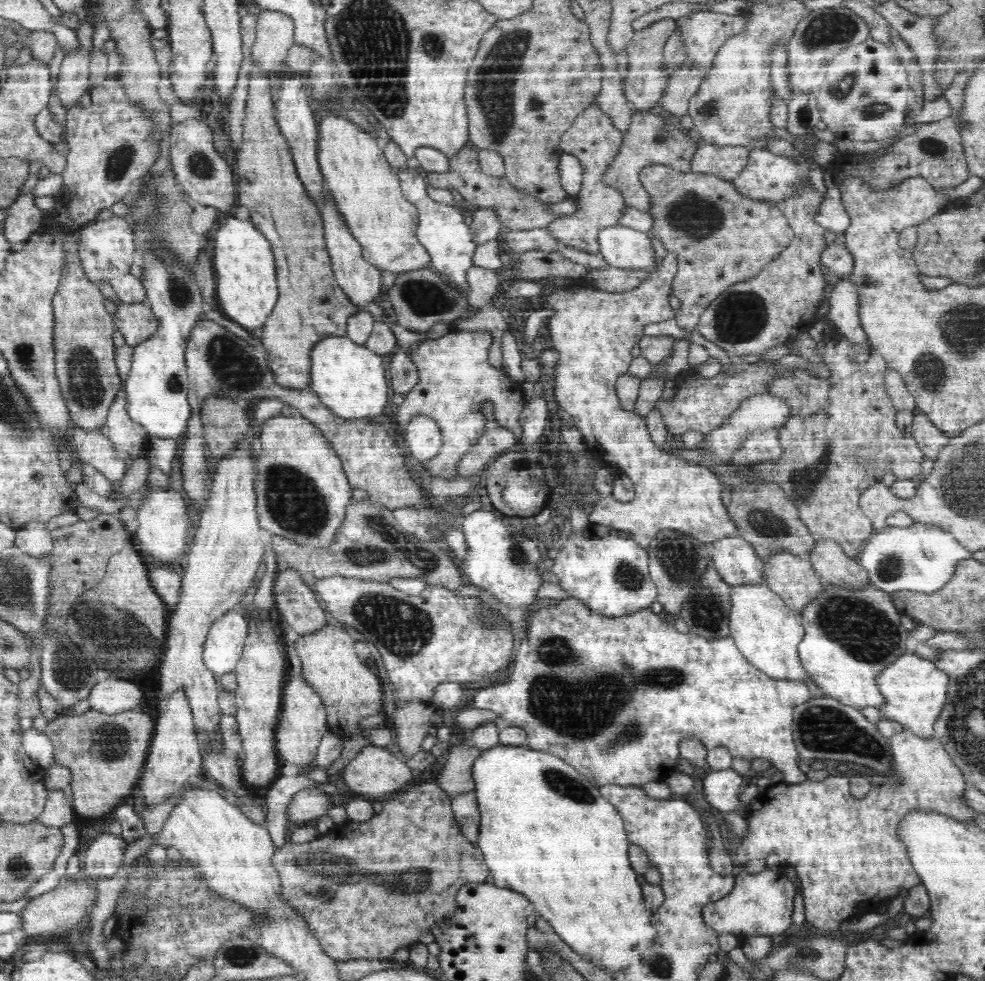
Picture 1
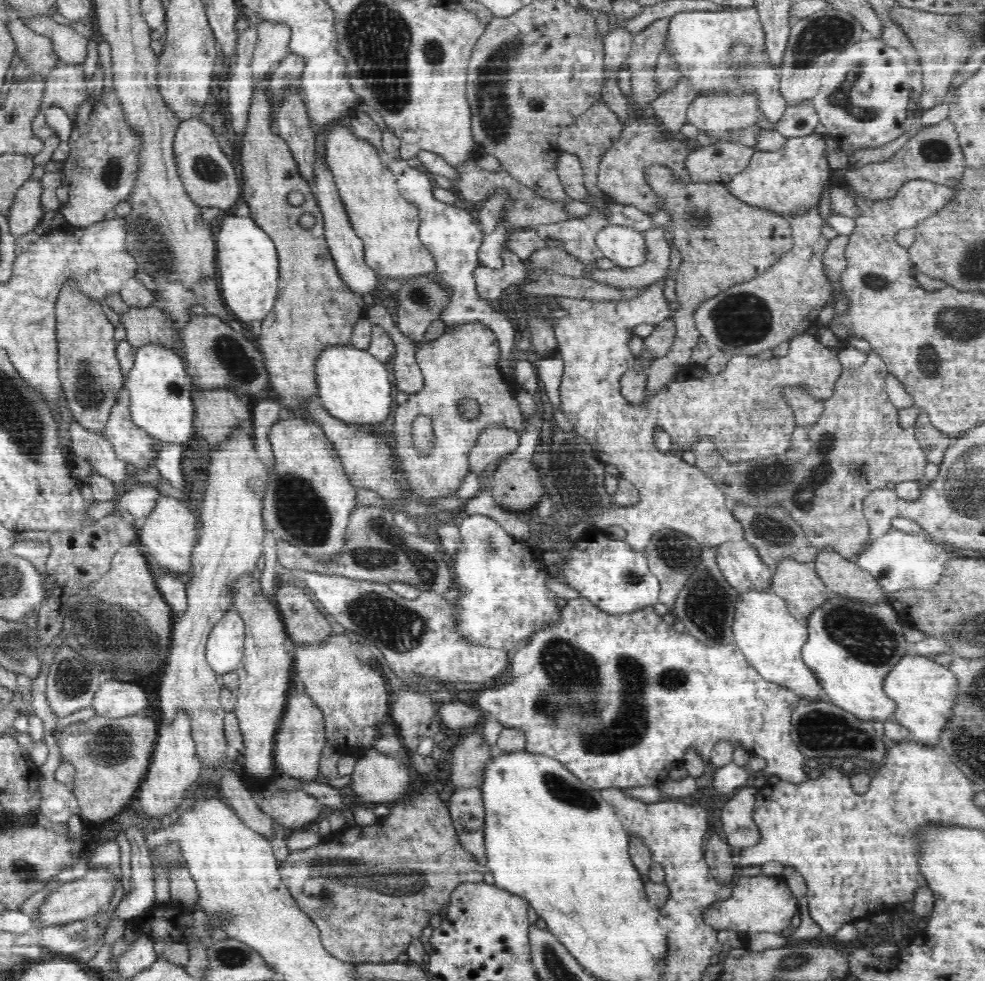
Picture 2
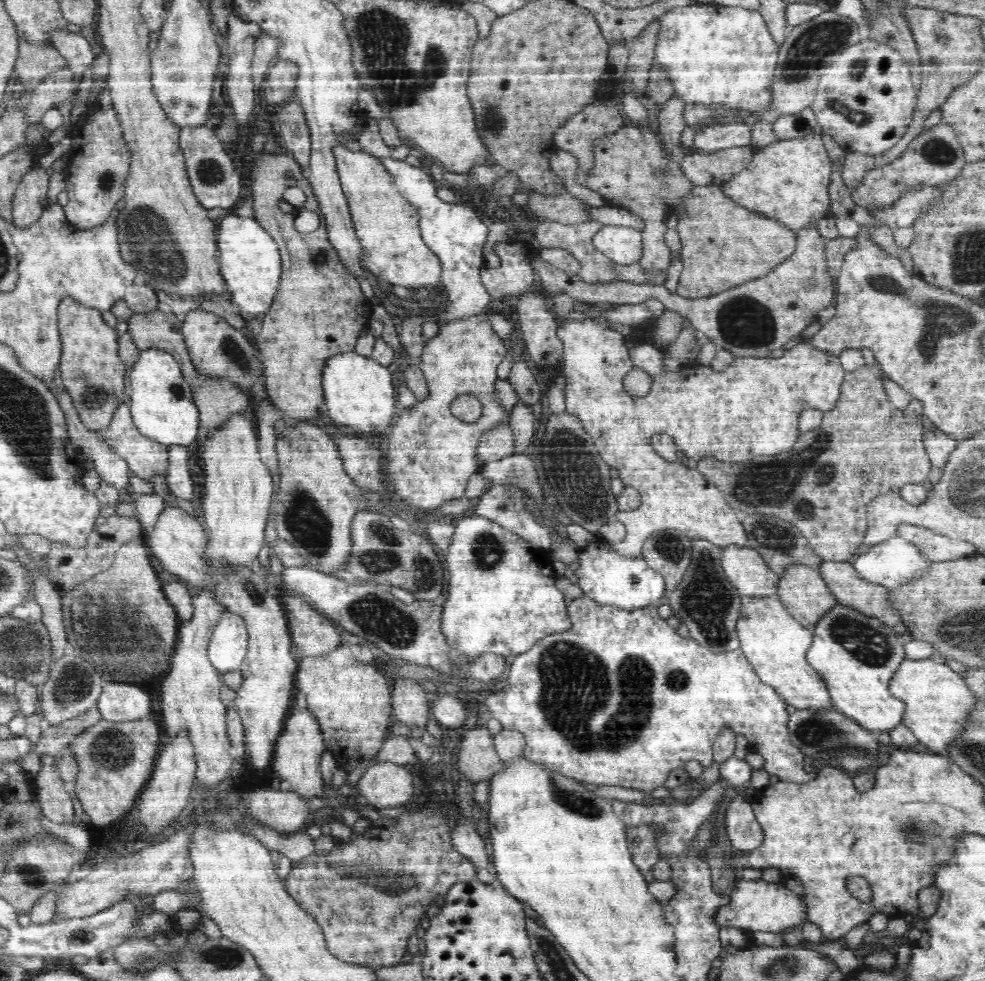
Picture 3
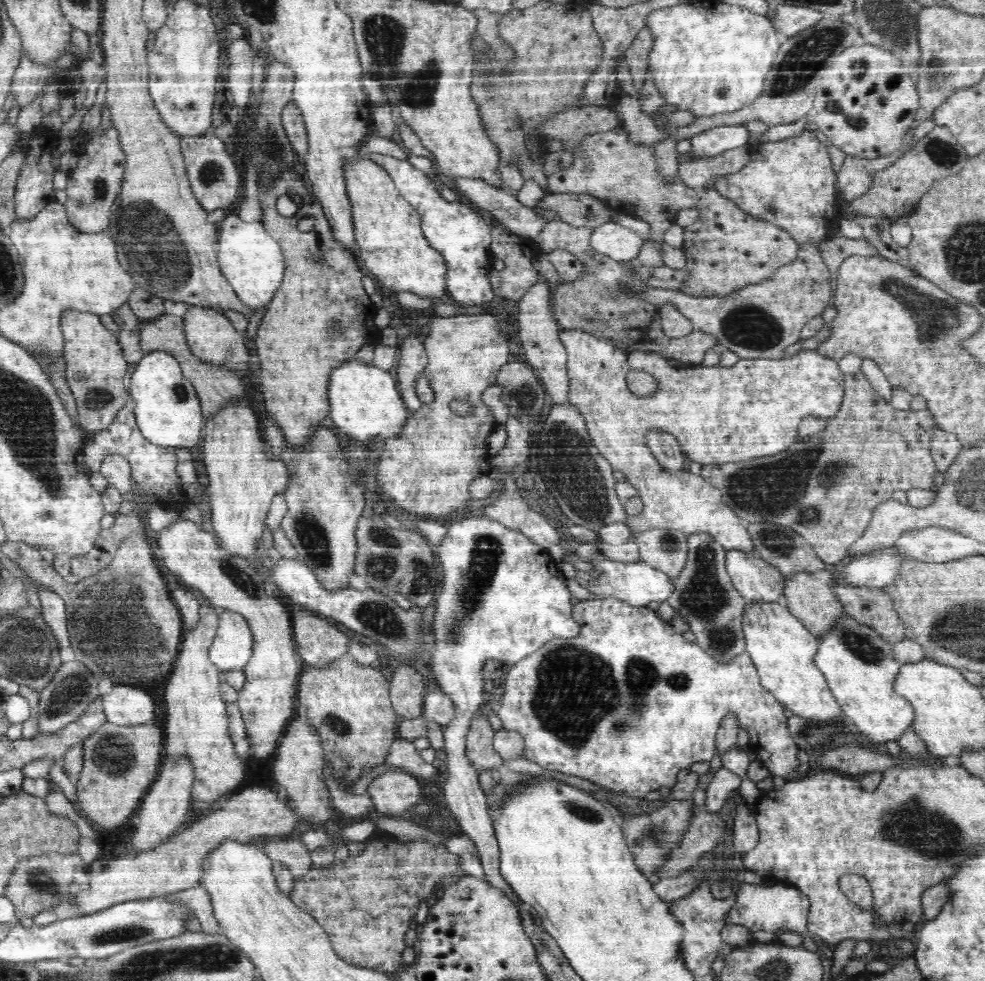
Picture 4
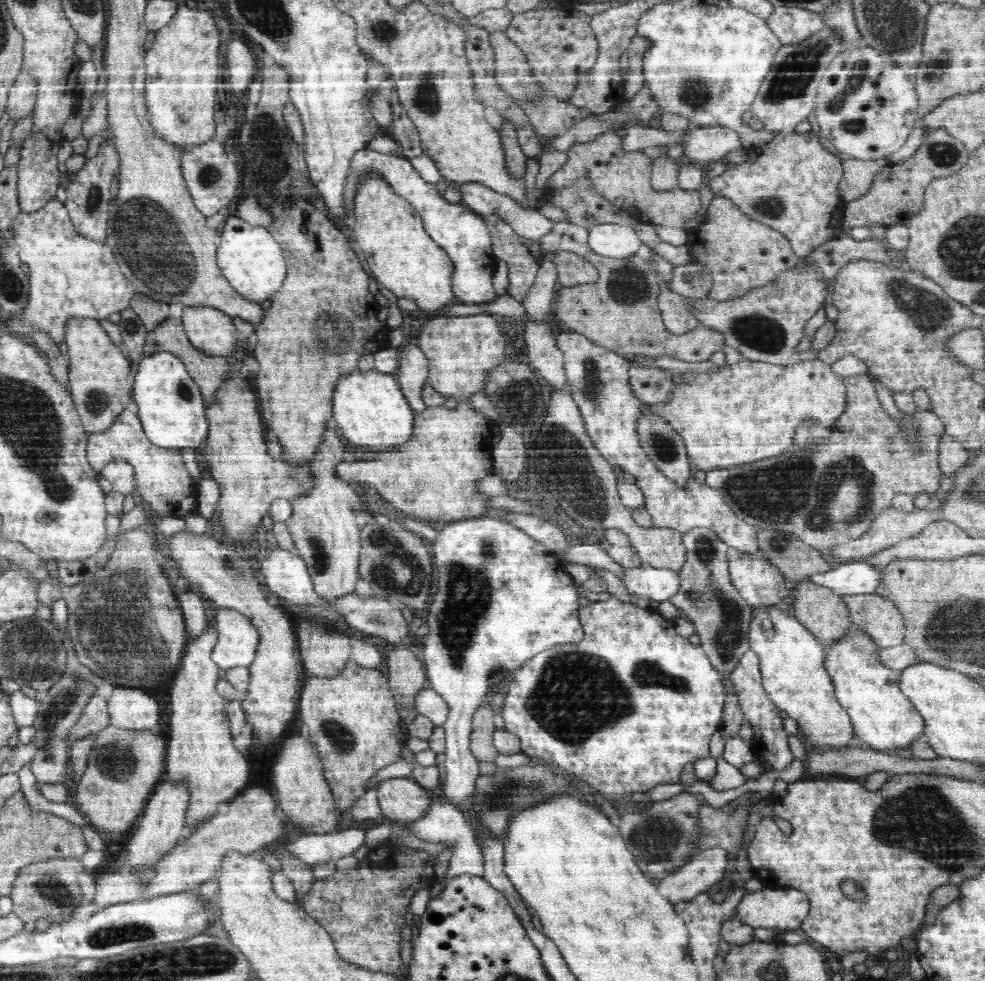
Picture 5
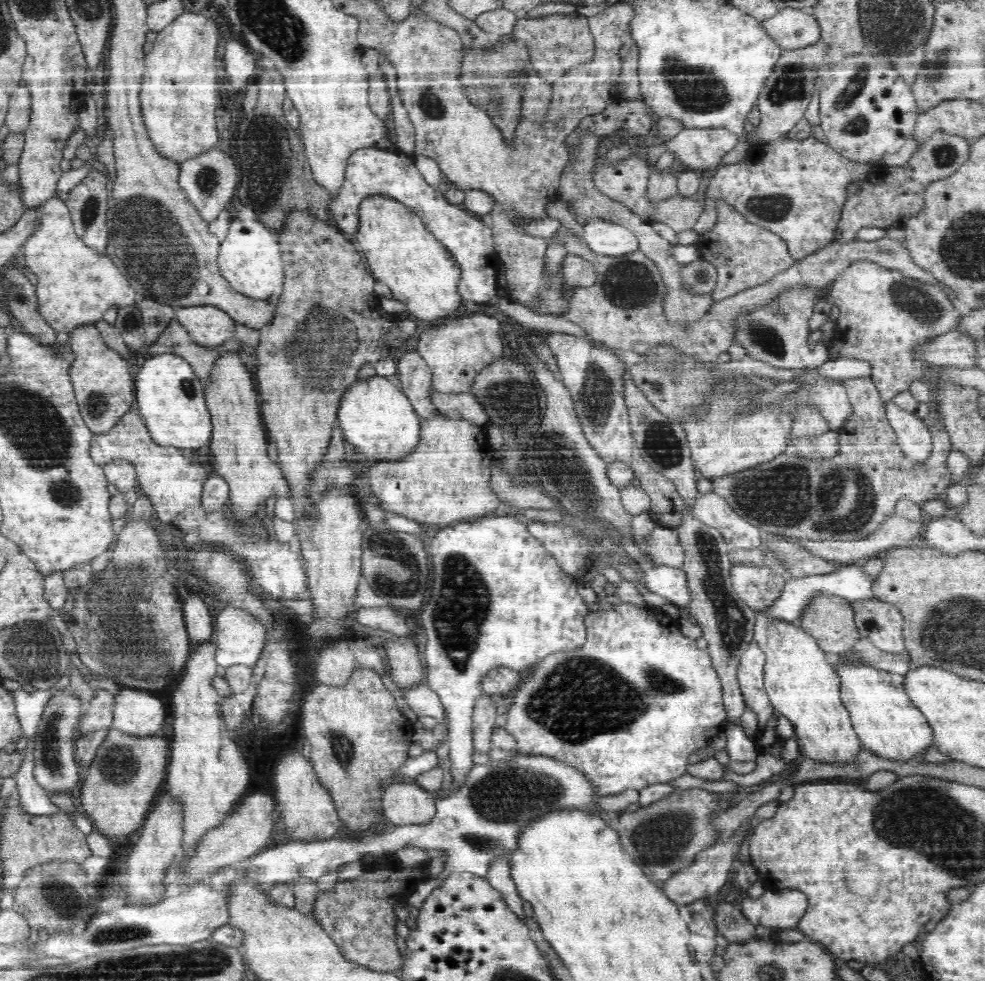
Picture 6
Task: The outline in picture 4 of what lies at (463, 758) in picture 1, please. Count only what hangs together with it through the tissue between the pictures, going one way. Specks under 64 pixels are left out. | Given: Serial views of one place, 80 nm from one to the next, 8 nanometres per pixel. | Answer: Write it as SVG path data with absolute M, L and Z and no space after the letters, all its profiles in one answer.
M485 709L473 716L469 732L466 735L465 751L478 774L484 770L505 771L505 761L493 747L495 732L490 727Z

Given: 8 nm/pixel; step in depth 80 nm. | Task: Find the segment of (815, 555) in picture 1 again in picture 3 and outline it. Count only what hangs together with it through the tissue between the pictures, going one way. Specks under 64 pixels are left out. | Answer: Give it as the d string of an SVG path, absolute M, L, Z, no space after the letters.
M823 560L818 567L821 577L834 593L838 603L850 607L851 610L856 610L859 614L864 614L867 618L878 618L880 622L883 622L883 625L886 625L886 628L894 629L894 633L902 635L906 630L899 612L893 606L889 589L885 586L876 585L858 577L858 571L847 561Z

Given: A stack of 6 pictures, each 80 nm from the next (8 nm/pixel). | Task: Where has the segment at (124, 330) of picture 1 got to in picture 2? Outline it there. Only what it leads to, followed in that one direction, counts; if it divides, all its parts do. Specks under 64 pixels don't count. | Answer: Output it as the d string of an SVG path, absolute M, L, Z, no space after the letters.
M103 304L102 311L114 326L121 324L126 329L127 341L132 346L140 348L146 344L166 345L166 348L174 349L174 353L180 356L182 364L187 367L184 344L174 327L172 315L151 306L129 308L120 314Z

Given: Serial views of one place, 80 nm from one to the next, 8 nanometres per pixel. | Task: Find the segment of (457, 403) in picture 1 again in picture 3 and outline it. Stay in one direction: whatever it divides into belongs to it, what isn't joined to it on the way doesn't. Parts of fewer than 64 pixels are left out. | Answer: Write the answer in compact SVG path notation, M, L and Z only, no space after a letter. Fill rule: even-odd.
M485 315L468 316L468 318L451 319L450 322L439 322L440 328L437 336L427 340L419 362L427 385L428 394L425 399L418 401L414 406L405 408L396 418L392 431L389 433L390 450L388 450L388 462L386 462L386 470L390 484L394 486L396 494L404 500L408 500L412 507L422 510L434 510L440 508L440 504L444 504L446 500L462 499L468 479L472 474L480 473L480 468L476 462L476 451L478 443L483 432L496 428L500 424L510 424L511 414L506 411L506 407L500 403L498 395L496 395L496 370L498 364L502 362L508 347L496 331L490 326L488 318ZM460 394L474 394L482 406L484 412L480 416L480 420L476 420L474 424L462 422L458 418L454 418L451 412L452 402L460 396Z

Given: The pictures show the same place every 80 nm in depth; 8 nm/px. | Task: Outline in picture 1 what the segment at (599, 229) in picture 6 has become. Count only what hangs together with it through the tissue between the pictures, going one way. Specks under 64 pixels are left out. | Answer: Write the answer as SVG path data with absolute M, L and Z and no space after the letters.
M616 225L602 229L598 234L599 254L608 267L624 270L650 270L654 266L654 247L648 232Z

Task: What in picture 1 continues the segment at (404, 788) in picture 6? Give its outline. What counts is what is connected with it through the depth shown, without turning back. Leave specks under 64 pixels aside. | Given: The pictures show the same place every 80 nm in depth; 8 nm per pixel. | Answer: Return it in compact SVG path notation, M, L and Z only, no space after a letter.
M368 744L363 747L346 766L342 772L342 780L346 782L351 794L359 794L368 800L384 800L394 796L397 790L402 786L406 786L406 782L412 778L412 769L410 769L403 761L394 757L386 748L382 748Z

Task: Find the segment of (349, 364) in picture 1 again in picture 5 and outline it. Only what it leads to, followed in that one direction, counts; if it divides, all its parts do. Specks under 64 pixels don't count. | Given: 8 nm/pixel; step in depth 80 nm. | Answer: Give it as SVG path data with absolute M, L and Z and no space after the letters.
M375 368L369 371L354 369L348 376L342 376L333 390L334 420L338 423L338 431L352 444L368 446L370 452L386 452L390 449L400 449L406 441L413 437L415 411L409 405L397 377L394 374L378 372Z

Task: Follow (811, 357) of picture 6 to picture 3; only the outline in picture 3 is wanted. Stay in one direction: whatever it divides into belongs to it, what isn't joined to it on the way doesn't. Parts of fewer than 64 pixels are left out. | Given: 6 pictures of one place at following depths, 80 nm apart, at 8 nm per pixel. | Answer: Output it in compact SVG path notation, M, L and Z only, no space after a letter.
M814 225L809 229L800 229L796 238L794 254L775 266L766 277L704 298L682 298L667 284L587 284L577 275L571 276L544 262L539 253L533 253L528 259L537 274L535 288L541 289L544 294L567 294L587 304L631 305L648 300L660 301L665 310L688 317L690 324L709 337L709 342L717 345L720 350L727 350L735 357L762 358L768 357L772 350L782 348L788 340L801 336L809 322L815 320L821 310L830 306L834 298L836 284L832 282L824 256L826 239Z

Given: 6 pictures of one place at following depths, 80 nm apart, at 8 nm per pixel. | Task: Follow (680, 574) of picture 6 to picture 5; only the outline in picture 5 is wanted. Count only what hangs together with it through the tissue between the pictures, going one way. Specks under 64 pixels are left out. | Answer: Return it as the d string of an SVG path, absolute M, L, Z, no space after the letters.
M652 565L625 568L621 580L628 590L628 596L649 599L654 605L669 600L681 585L678 571Z

